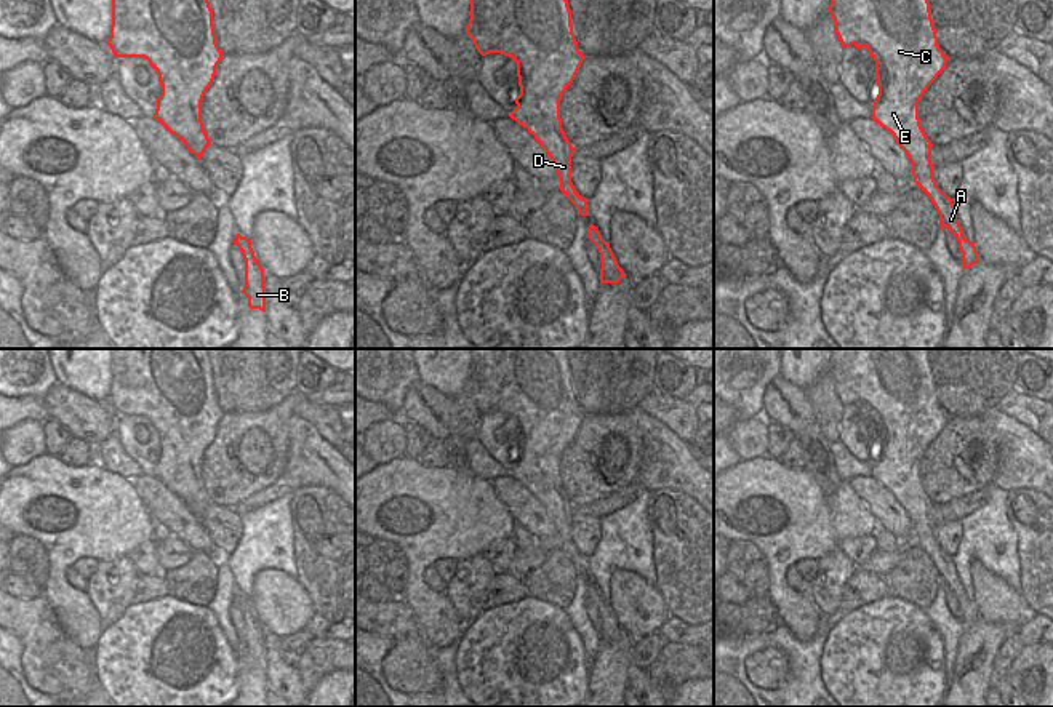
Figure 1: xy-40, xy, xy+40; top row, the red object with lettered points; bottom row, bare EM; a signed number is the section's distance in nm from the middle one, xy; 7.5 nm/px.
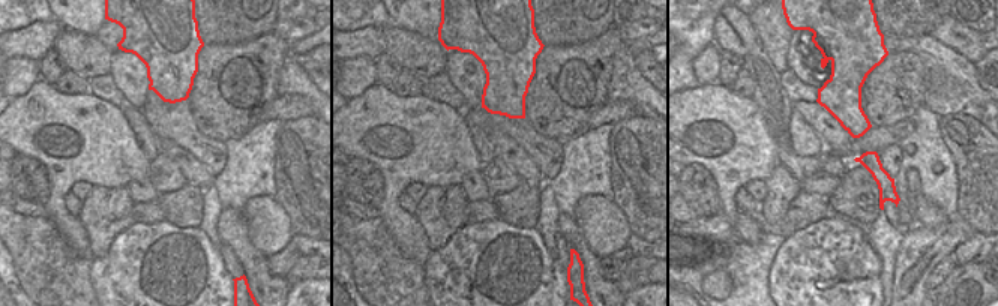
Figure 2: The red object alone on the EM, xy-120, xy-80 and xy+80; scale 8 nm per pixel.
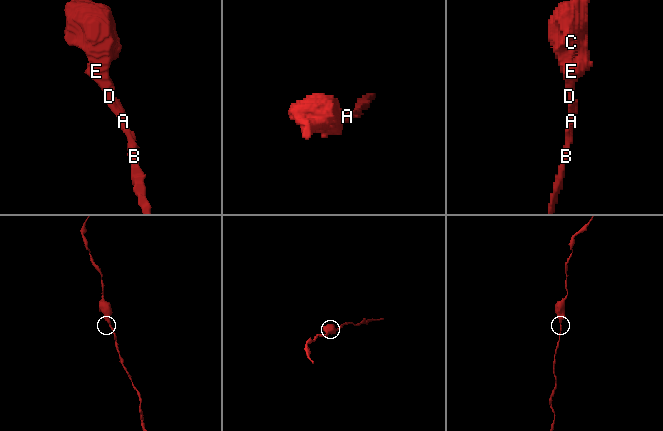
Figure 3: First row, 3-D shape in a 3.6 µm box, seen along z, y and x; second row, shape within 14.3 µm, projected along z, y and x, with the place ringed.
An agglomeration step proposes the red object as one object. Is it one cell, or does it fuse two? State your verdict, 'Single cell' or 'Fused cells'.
Single cell

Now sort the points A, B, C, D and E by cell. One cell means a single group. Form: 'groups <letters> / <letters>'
groups A B C D E

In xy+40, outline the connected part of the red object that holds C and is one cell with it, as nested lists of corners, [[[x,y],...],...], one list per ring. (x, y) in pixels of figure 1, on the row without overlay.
[[[831,349],[829,371],[842,405],[867,406],[875,419],[879,453],[872,465],[872,478],[890,489],[912,523],[914,541],[928,553],[939,573],[939,585],[946,585],[959,600],[962,624],[970,627],[979,621],[975,600],[965,597],[952,557],[933,536],[931,499],[920,477],[919,461],[928,445],[946,427],[949,416],[938,403],[927,349]]]

